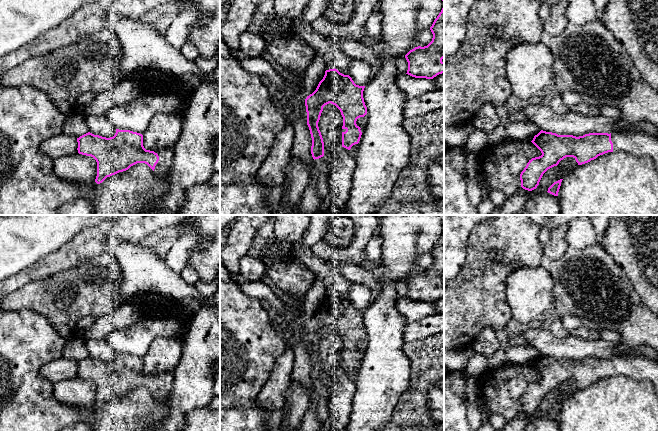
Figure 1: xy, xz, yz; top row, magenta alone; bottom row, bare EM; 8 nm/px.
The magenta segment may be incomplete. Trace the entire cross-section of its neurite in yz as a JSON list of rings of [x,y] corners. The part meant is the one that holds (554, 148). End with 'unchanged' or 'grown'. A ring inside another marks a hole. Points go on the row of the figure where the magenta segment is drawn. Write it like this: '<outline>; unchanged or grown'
[[[541,130],[531,141],[542,153],[541,156],[532,158],[520,174],[521,187],[532,191],[537,188],[543,174],[550,168],[557,166],[566,157],[573,157],[578,165],[596,159],[608,152],[624,151],[635,157],[649,156],[654,160],[658,171],[658,138],[646,132],[619,132],[589,133],[583,136],[558,135]]]; grown

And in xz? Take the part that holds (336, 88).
[[[334,68],[325,71],[316,90],[305,99],[307,125],[312,138],[311,154],[315,165],[315,191],[323,207],[329,191],[329,170],[334,166],[333,161],[327,161],[323,157],[324,142],[318,127],[323,107],[331,103],[340,110],[343,117],[342,147],[351,152],[357,151],[364,129],[356,121],[367,114],[364,88],[365,86],[356,85],[349,75]]]; grown

